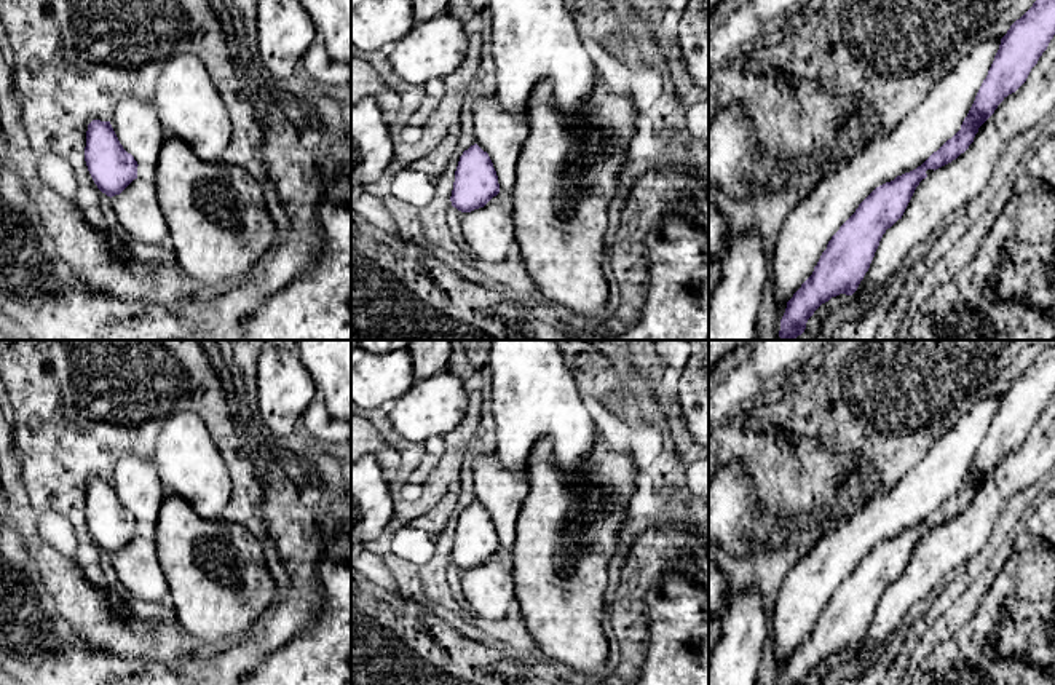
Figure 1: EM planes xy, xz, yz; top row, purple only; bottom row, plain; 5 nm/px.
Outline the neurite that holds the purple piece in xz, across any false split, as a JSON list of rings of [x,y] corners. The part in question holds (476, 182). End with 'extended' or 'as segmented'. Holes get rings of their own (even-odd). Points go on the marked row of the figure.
[[[477,144],[460,156],[452,190],[452,206],[461,212],[484,208],[500,193],[498,176],[487,152]]]; as segmented

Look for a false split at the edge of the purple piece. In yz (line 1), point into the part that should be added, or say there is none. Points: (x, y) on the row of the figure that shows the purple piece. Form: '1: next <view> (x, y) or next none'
1: next none

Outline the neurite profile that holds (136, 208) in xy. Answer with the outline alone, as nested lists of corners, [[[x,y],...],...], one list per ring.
[[[137,177],[110,200],[118,222],[134,240],[155,246],[169,241],[153,180]]]

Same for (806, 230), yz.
[[[1001,38],[980,42],[911,110],[891,133],[873,139],[862,152],[825,176],[811,193],[785,217],[771,252],[772,271],[769,292],[784,307],[812,275],[832,236],[855,212],[859,204],[879,185],[921,166],[934,152],[951,139],[967,117],[975,96],[988,75]]]

